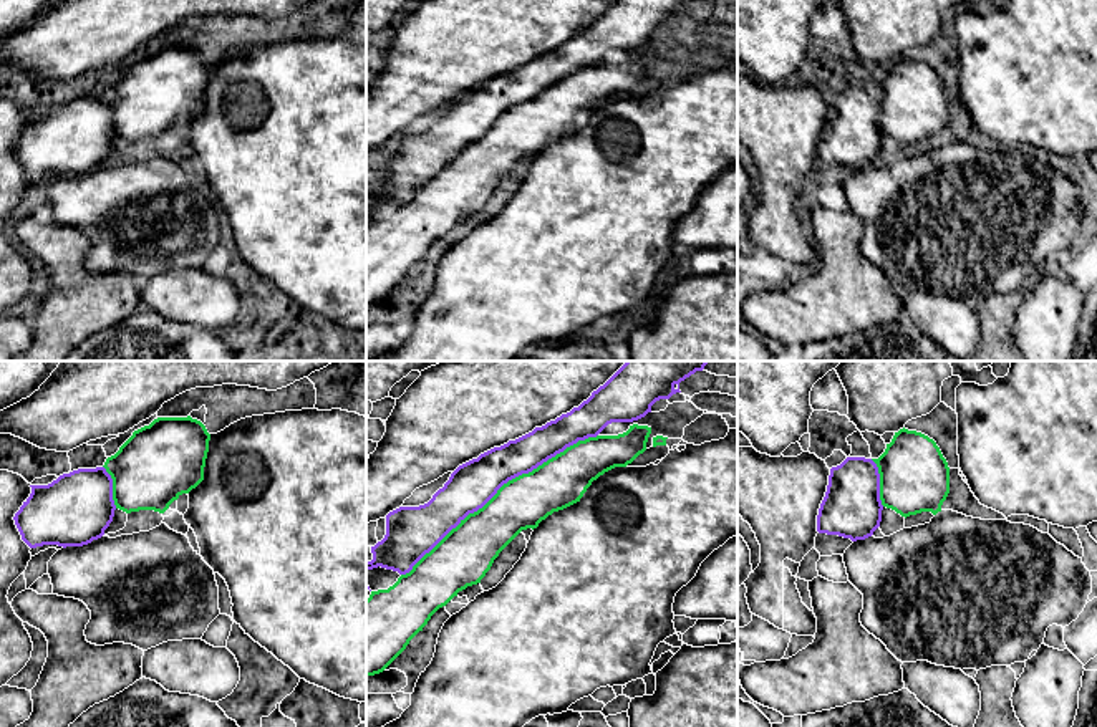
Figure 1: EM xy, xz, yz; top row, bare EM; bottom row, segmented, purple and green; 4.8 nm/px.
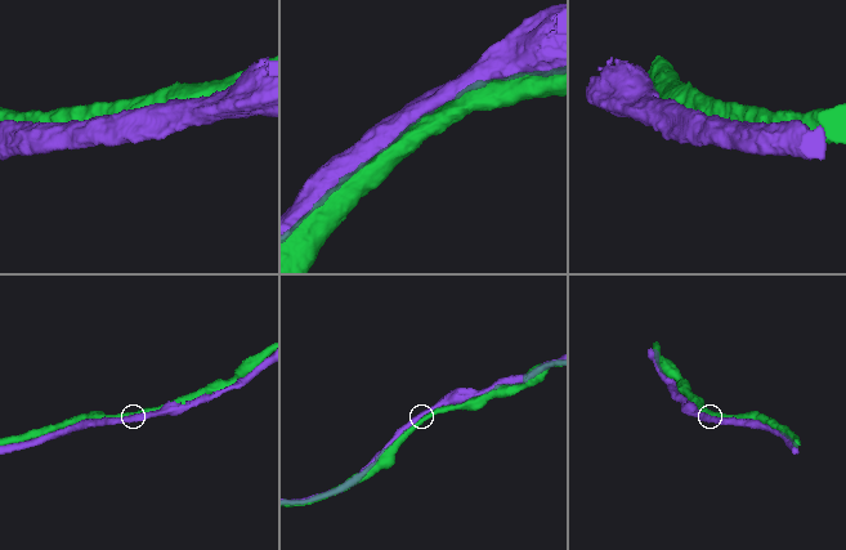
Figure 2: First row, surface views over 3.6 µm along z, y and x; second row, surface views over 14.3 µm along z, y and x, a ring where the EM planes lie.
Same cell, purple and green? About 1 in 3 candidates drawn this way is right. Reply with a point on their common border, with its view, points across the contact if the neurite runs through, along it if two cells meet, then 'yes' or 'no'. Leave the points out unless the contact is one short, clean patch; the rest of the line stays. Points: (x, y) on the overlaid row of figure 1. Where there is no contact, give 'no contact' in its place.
xz (499, 487) | no

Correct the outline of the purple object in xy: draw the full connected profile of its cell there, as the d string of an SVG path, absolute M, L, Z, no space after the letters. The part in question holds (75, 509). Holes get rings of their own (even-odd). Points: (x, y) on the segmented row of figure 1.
M104 467L78 469L48 485L30 485L31 493L13 520L22 540L30 546L83 546L104 535L114 517L113 479Z

